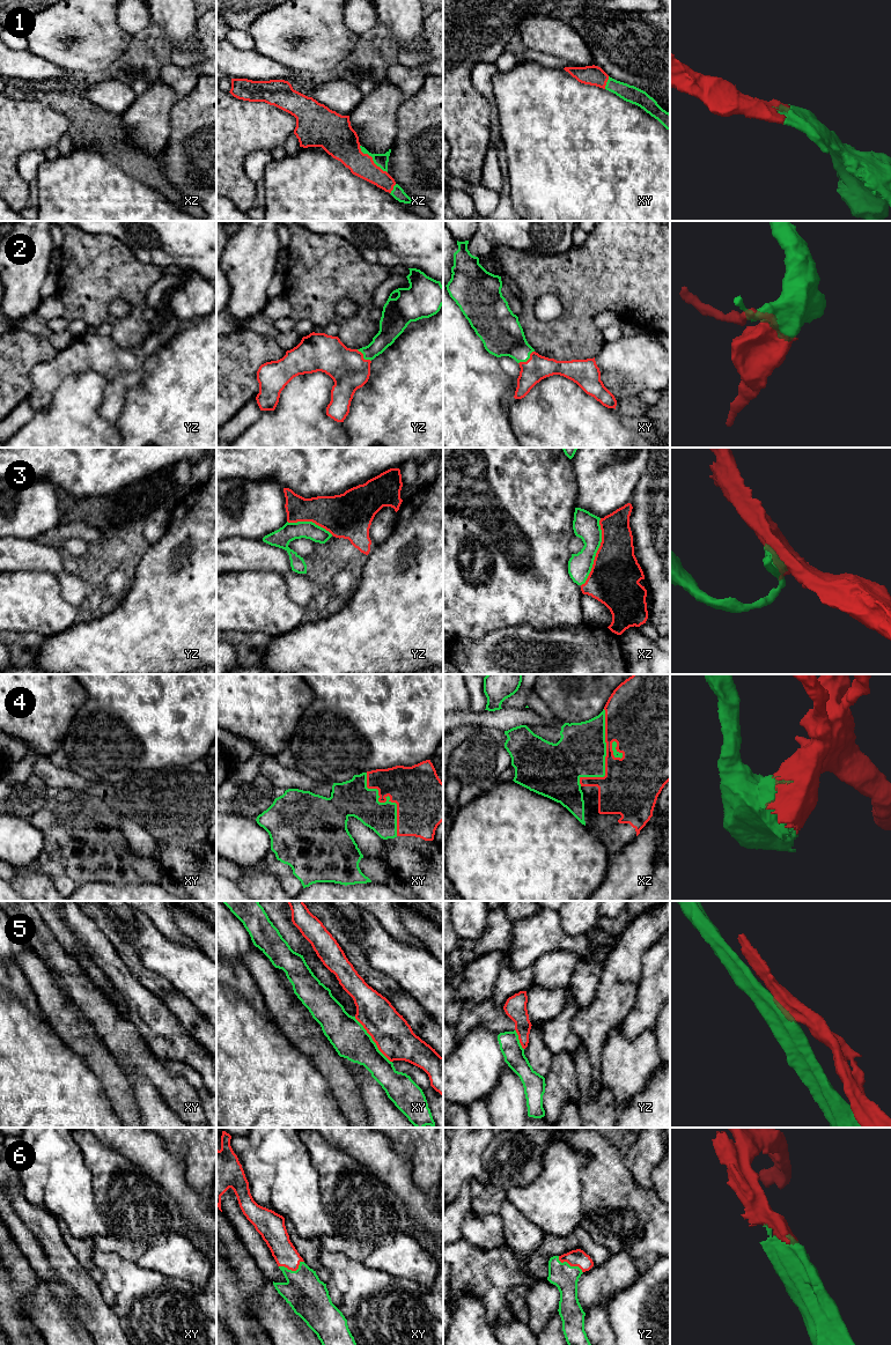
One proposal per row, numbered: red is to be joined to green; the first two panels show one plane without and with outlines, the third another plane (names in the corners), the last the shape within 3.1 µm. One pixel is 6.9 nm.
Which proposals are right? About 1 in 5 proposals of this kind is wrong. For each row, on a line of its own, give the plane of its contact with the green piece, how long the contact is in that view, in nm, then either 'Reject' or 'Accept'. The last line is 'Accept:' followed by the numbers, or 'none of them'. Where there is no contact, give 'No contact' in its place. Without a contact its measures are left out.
1: Touches green in xz. Shared border 280 nm. Accept
2: Touches green in xy. Shared border 140 nm. Accept
3: Touches green in xz. Shared border 500 nm. Reject
4: Touches green in xz. Shared border 550 nm. Reject
5: Touches green in xy. Shared border 420 nm. Reject
6: Touches green in xy. Shared border 180 nm. Accept
Accept: 1, 2, 6

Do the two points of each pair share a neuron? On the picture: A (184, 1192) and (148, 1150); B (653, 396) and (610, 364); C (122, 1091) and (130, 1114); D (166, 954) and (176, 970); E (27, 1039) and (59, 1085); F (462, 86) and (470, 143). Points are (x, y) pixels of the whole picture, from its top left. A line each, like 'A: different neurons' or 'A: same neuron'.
A: same neuron
B: different neurons
C: same neuron
D: same neuron
E: same neuron
F: same neuron

